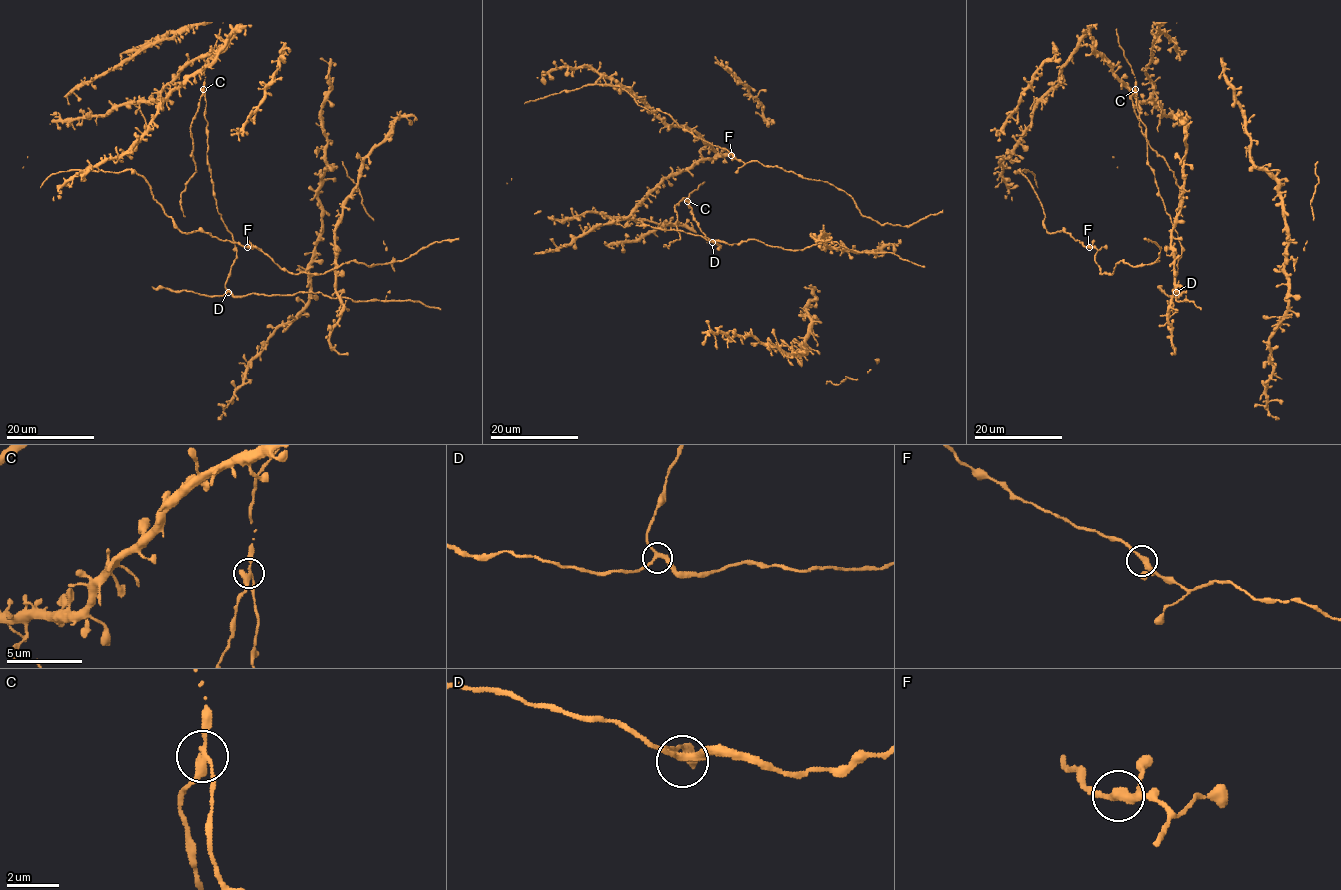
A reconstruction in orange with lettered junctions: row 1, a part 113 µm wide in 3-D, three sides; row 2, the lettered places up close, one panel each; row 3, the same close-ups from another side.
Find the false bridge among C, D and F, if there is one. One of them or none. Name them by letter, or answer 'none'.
C

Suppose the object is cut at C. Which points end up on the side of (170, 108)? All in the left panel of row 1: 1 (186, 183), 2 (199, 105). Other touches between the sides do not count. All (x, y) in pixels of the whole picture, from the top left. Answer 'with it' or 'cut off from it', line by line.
1: cut off from it
2: cut off from it

